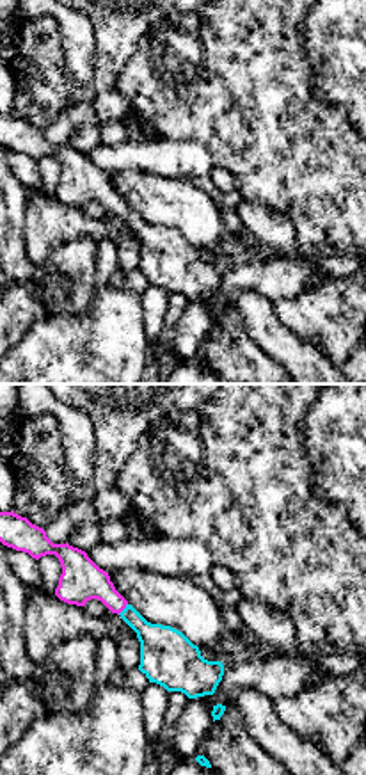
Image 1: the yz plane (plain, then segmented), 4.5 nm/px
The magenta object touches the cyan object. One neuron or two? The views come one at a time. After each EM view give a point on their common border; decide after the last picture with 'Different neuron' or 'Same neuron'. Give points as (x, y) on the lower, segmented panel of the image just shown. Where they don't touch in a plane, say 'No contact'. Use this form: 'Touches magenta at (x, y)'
Touches magenta at (123, 608)

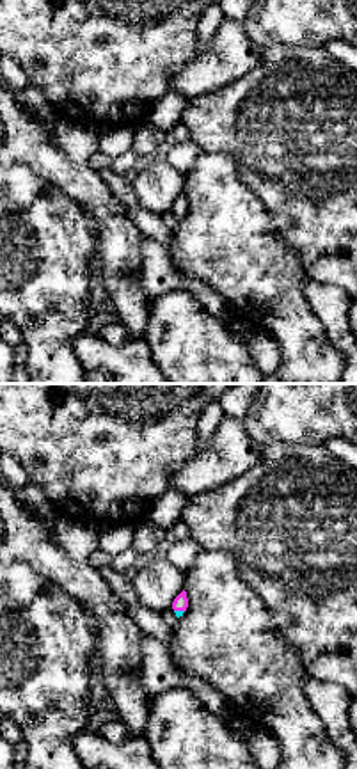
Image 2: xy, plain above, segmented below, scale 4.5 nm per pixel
Touches magenta at (180, 610)

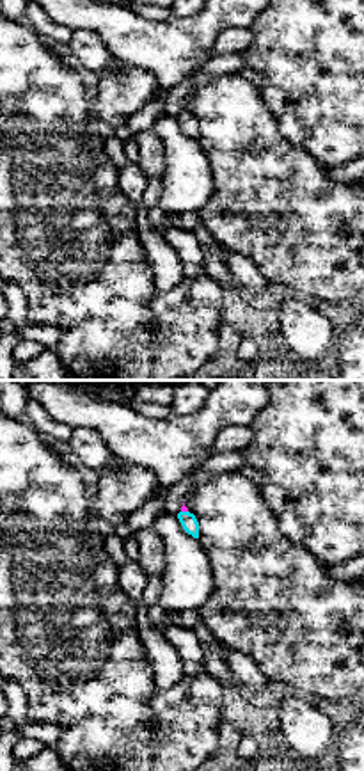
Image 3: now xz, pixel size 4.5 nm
Touches magenta at (185, 510)

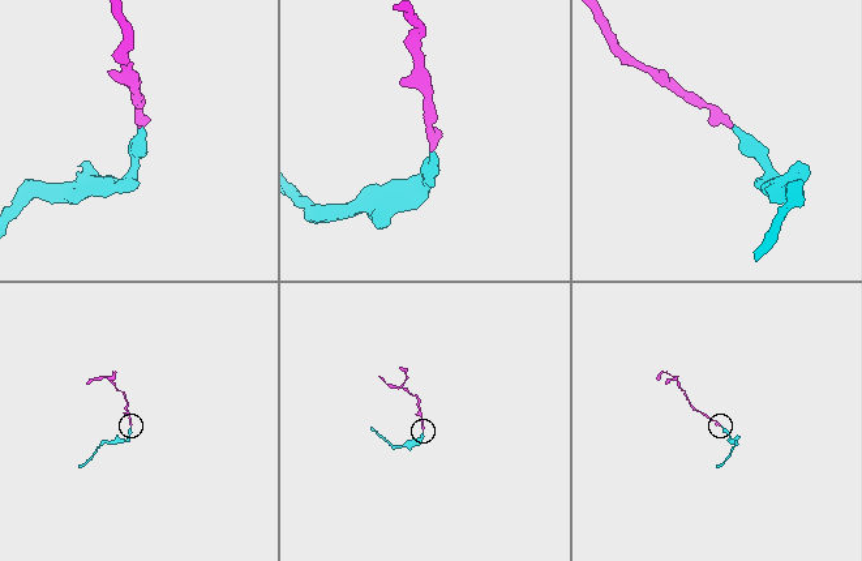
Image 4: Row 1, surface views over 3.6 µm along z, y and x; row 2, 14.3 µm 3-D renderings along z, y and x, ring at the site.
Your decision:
Same neuron

